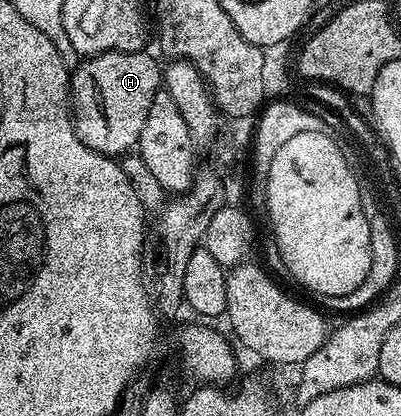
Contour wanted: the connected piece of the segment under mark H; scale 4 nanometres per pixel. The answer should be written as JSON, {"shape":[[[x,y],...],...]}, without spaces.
{"shape":[[[145,50],[104,52],[83,58],[70,76],[70,97],[74,128],[92,149],[101,155],[122,157],[138,146],[140,129],[148,118],[148,109],[163,86],[164,71]]]}

